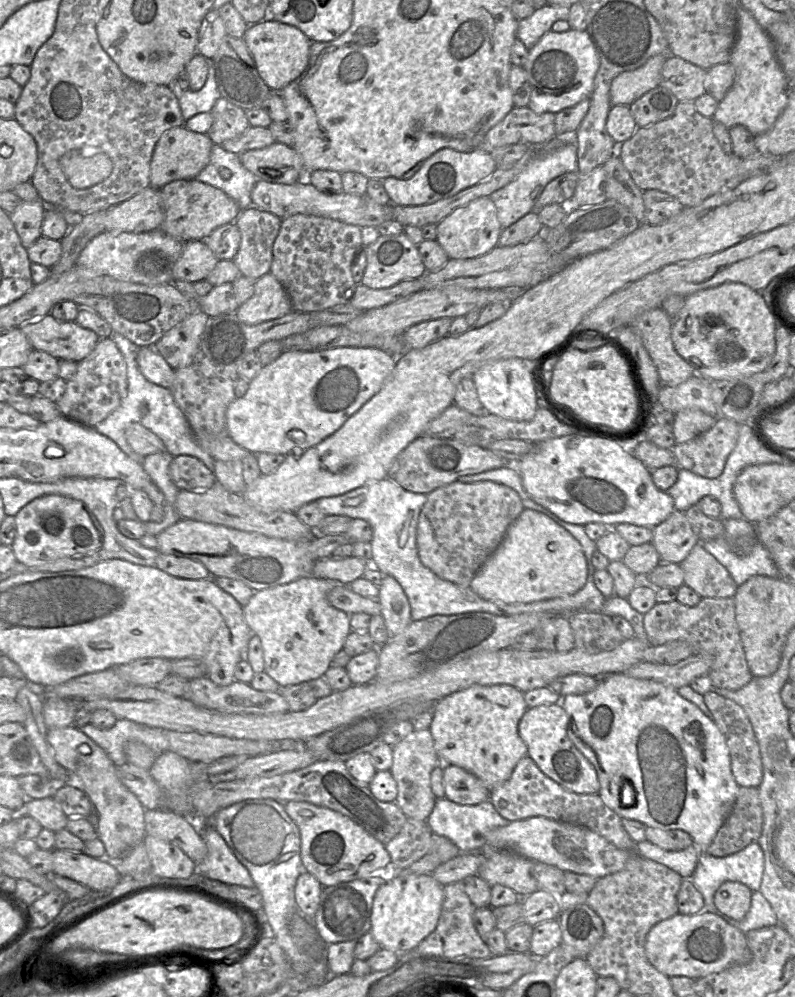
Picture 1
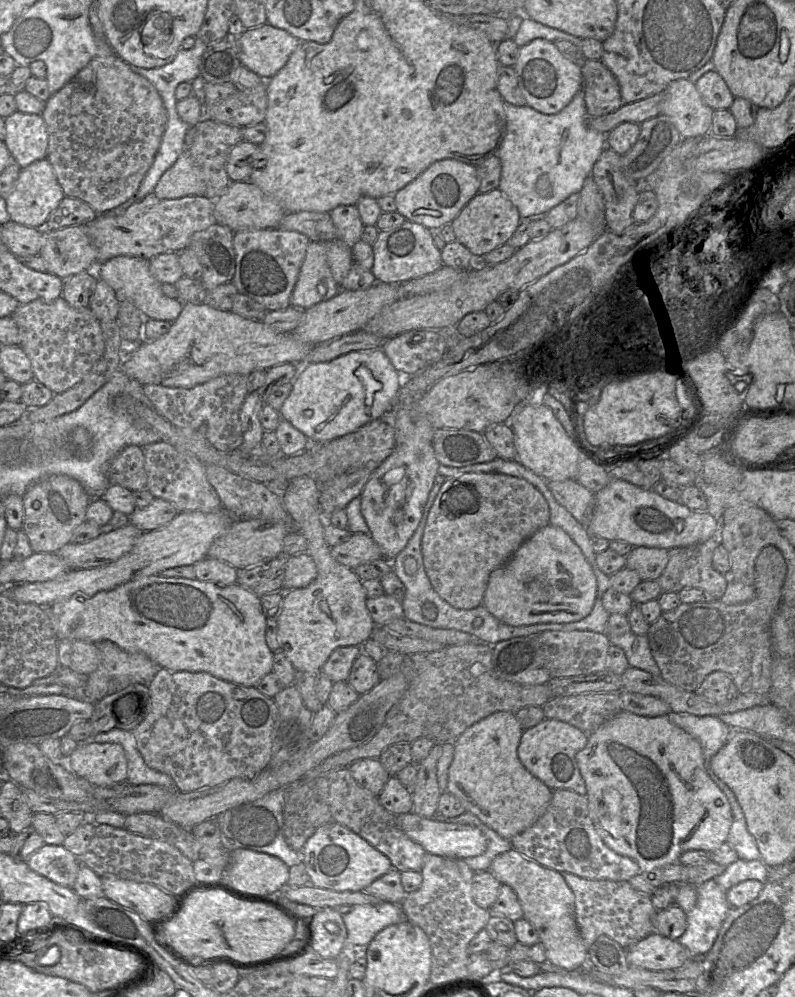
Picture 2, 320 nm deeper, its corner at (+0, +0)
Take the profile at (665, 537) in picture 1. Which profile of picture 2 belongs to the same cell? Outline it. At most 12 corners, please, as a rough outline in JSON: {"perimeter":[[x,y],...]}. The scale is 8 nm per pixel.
{"perimeter":[[633,547],[626,567],[641,580],[656,580],[668,563],[668,550]]}

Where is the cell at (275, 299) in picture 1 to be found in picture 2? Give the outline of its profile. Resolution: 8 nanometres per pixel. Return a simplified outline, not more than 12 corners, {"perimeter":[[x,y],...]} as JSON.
{"perimeter":[[310,241],[290,306],[306,310],[340,290],[325,243]]}

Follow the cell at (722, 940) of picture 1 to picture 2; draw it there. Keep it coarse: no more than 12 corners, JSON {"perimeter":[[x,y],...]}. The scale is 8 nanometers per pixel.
{"perimeter":[[652,932],[627,949],[629,965],[673,970],[690,959],[678,941]]}

